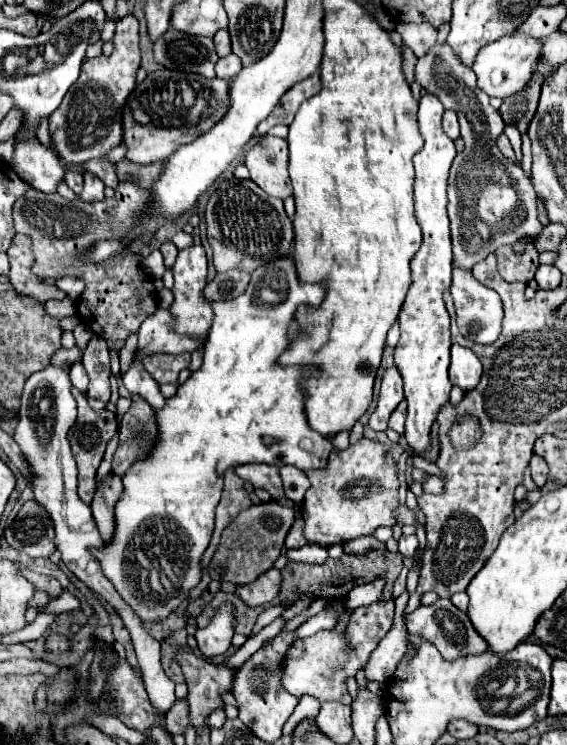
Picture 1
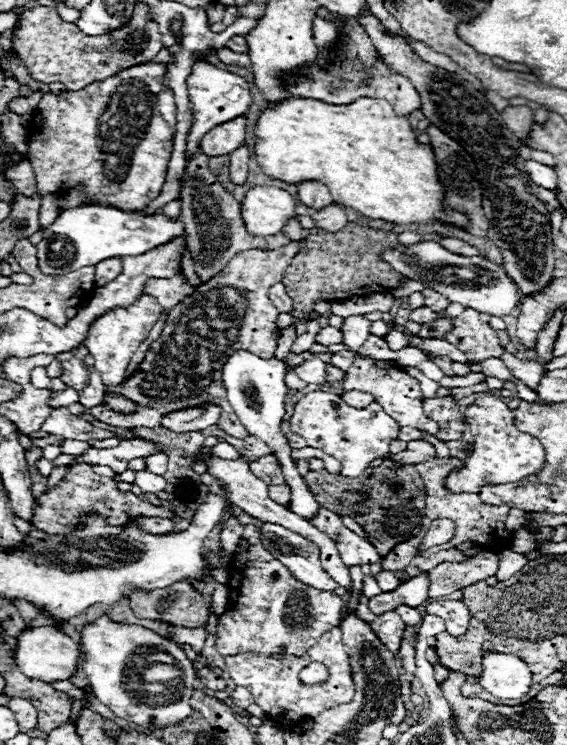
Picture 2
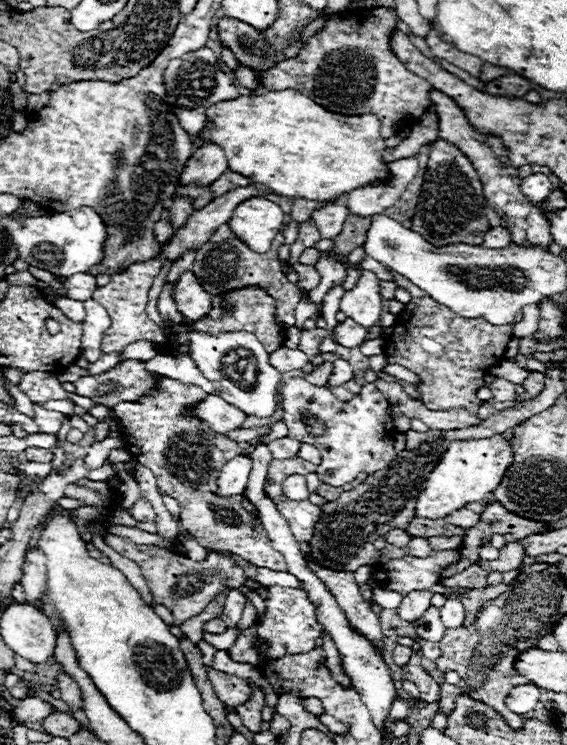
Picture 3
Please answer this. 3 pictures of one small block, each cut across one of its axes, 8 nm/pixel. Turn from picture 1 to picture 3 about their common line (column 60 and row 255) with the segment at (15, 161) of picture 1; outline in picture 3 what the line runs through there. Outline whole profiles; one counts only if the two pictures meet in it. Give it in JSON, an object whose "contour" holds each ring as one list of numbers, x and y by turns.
{"contour":[[250,184,246,188,230,190,228,194,212,200,204,210,194,210,192,218,188,218,184,228,180,228,178,234,172,238,172,242,164,246,162,258,176,260,192,246,200,248,202,244,206,244,210,236,218,230,218,226,226,224,232,218,234,208,254,196,260,196,260,190,254,184]]}

